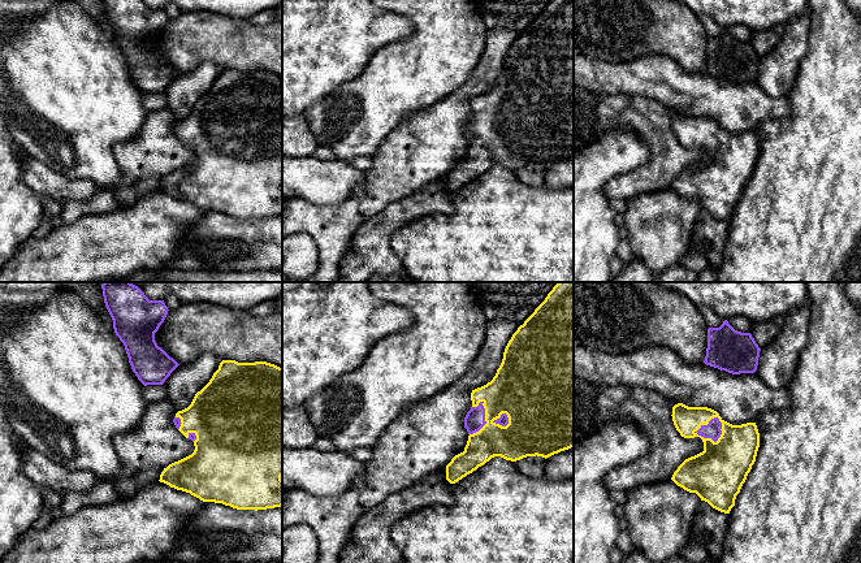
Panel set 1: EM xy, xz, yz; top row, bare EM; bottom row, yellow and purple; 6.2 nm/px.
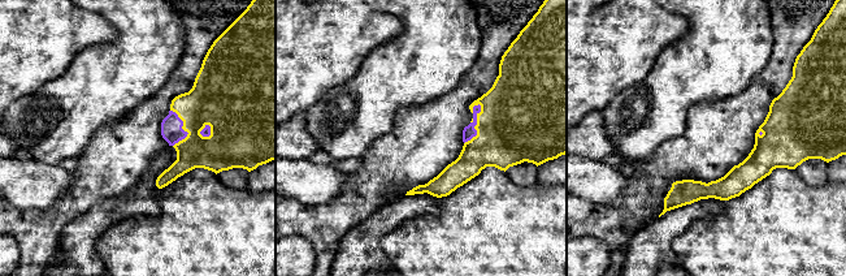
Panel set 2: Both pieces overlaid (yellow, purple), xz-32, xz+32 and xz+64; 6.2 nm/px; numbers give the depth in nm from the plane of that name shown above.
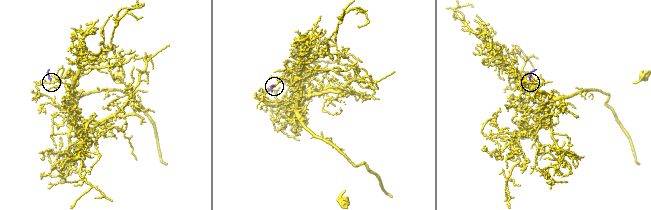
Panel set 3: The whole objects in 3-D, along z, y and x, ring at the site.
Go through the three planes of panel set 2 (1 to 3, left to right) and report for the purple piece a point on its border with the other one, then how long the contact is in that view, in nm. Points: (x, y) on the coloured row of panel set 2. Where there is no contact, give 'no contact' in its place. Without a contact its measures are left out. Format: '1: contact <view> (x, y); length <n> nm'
1: contact xz-32 (183, 129); length 240 nm
2: contact xz+32 (476, 125); length 280 nm
3: contact xz+64 (759, 132); length 40 nm

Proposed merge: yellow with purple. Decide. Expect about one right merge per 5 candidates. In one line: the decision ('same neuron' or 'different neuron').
same neuron

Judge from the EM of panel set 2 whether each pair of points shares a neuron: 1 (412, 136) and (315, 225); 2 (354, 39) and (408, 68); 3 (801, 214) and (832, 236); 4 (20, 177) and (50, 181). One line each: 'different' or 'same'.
1: same
2: different
3: same
4: same

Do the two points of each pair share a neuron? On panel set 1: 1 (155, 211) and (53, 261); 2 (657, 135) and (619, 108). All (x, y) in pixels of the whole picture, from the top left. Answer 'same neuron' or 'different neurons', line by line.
1: same neuron
2: same neuron

